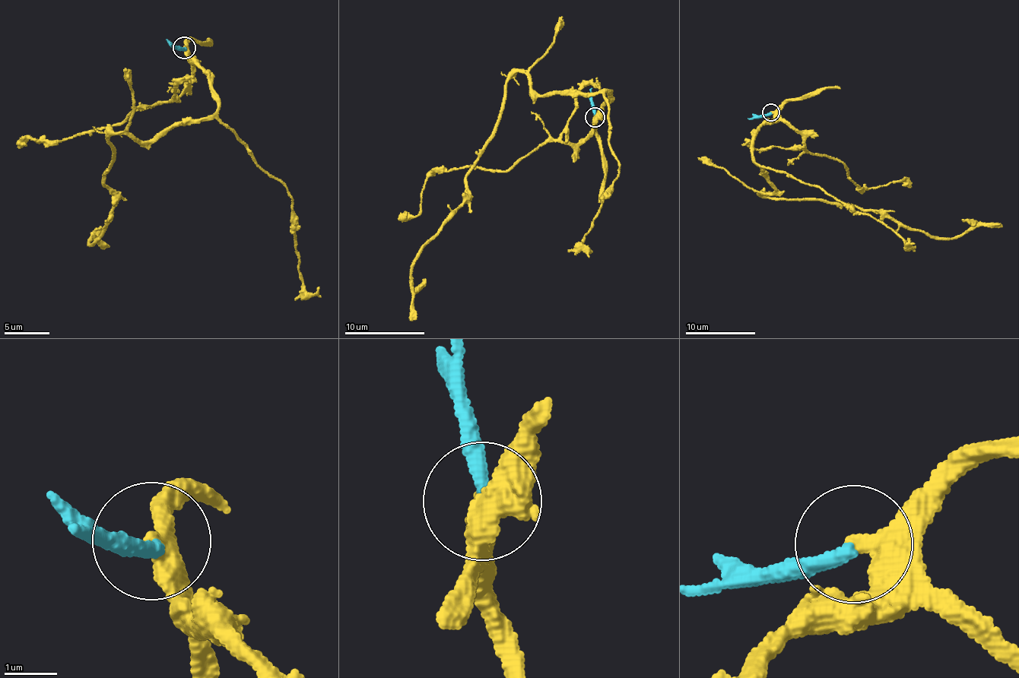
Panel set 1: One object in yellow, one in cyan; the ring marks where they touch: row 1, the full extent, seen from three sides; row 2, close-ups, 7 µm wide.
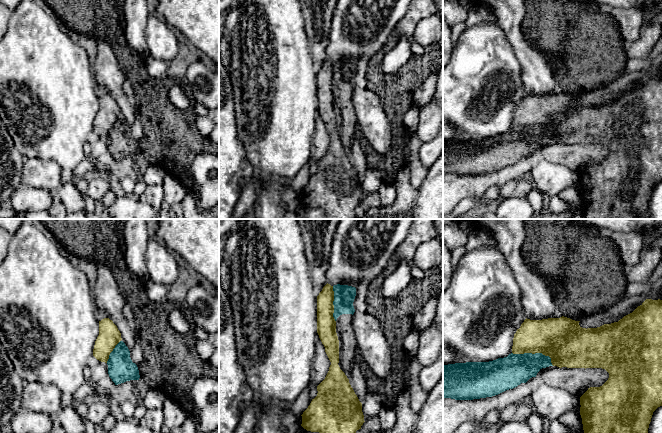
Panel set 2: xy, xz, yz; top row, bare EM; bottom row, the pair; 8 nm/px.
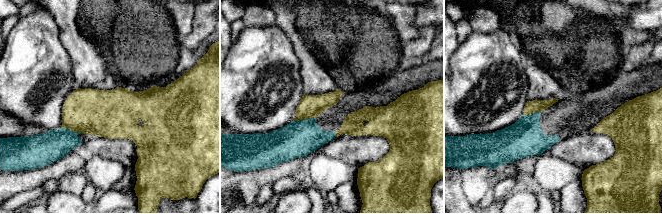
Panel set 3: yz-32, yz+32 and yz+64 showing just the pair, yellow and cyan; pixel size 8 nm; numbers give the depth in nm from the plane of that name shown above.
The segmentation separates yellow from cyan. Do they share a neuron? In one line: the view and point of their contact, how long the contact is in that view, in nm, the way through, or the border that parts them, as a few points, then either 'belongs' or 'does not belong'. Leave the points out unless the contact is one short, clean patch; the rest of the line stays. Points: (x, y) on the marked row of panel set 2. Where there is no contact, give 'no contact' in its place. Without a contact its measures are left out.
contact yz (535, 352); length 360 nm; border yz (512, 352), (542, 353), (550, 358), (550, 362), (553, 365); does not belong

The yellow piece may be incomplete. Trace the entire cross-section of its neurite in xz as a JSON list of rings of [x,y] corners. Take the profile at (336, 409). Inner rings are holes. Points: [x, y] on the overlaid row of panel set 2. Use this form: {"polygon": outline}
{"polygon": [[[327,283],[317,296],[317,333],[325,347],[325,352],[331,365],[325,379],[317,386],[317,396],[312,399],[308,408],[301,415],[301,426],[311,432],[356,433],[365,422],[362,412],[362,403],[351,387],[349,379],[338,365],[339,340],[336,333],[336,321],[333,317],[333,301],[333,286]]]}

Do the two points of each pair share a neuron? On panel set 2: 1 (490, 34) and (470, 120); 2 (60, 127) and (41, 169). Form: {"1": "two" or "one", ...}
{"1": "one", "2": "two"}

